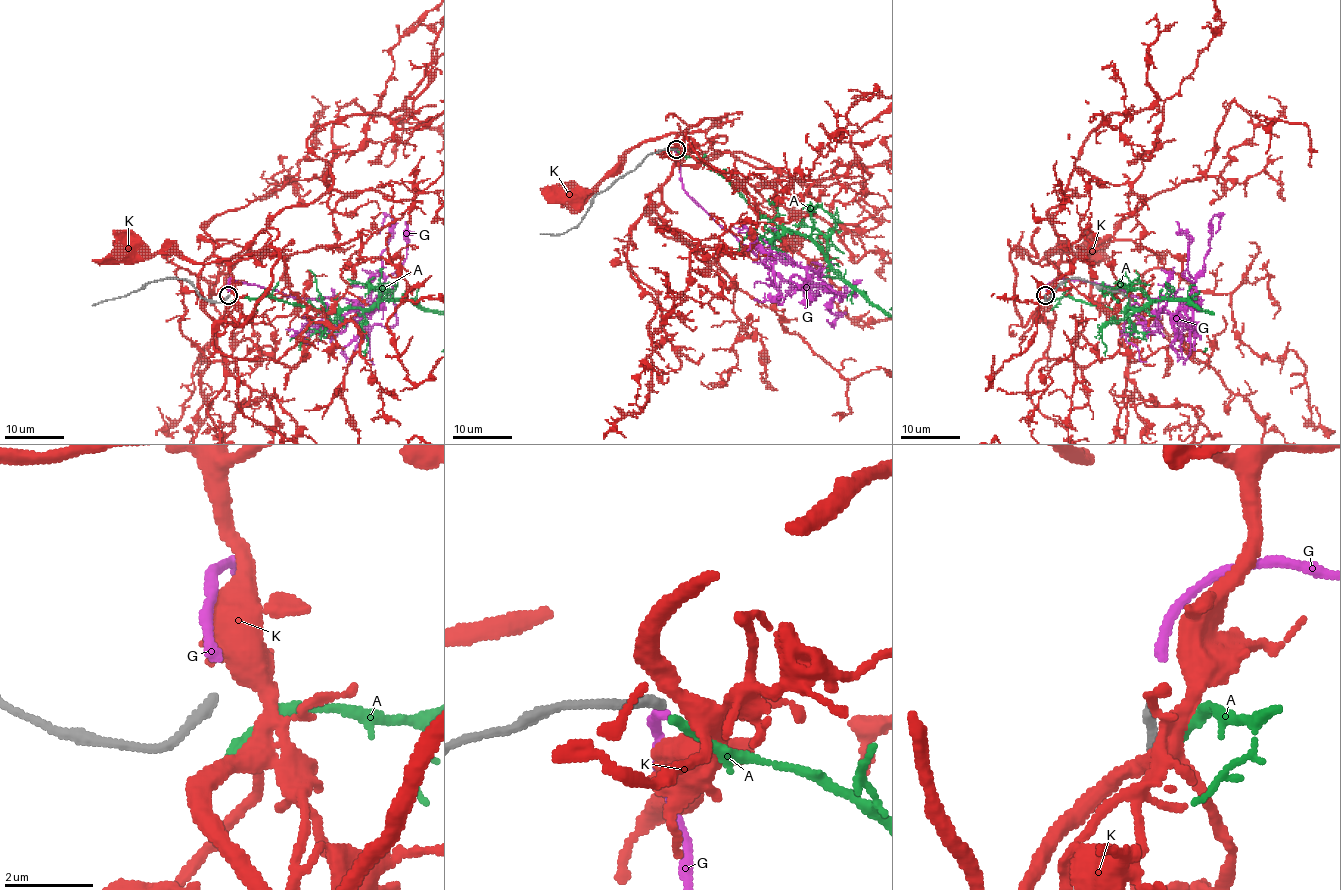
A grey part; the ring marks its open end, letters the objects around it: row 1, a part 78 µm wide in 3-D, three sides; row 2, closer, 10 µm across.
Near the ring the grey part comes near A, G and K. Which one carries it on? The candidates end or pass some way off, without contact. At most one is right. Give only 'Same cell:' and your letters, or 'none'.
Same cell: G

